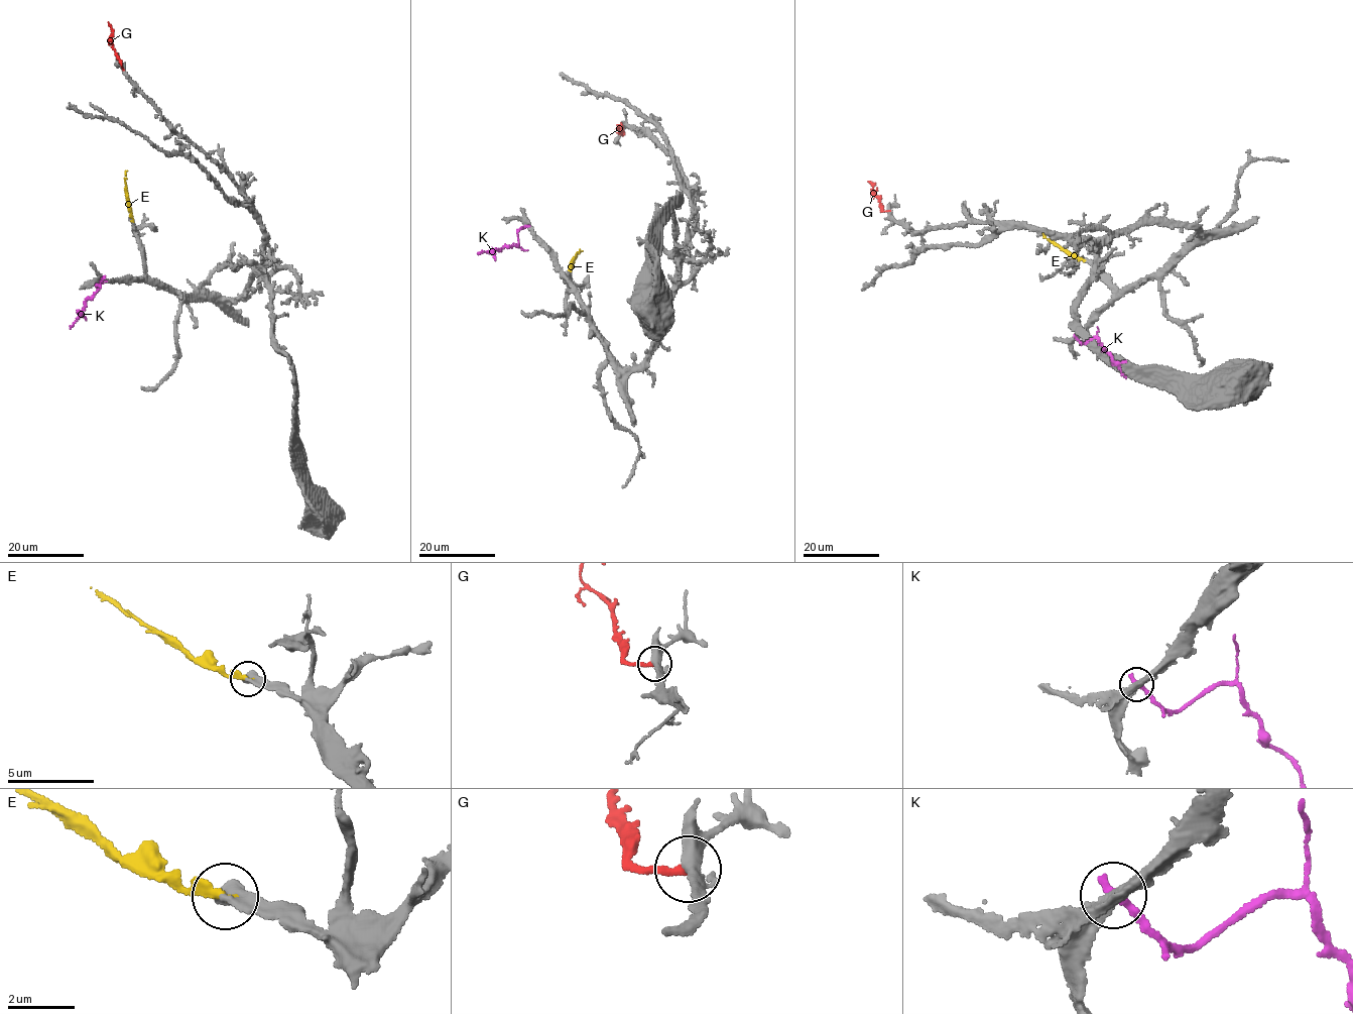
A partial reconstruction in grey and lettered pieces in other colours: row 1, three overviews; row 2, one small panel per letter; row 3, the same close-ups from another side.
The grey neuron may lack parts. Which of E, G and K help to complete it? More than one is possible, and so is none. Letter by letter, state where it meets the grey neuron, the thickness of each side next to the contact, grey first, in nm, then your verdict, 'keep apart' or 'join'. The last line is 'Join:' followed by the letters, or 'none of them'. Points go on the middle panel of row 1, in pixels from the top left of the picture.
E: contact (570, 270); calibres 260 and 260 nm; join
G: contact (620, 129); calibres 360 and 260 nm; keep apart
K: contact (527, 226); calibres 460 and 320 nm; keep apart
Join: E

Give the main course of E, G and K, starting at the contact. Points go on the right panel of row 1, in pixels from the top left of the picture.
E: (1084, 260), (1073, 257), (1042, 233)
G: (888, 211), (882, 210), (878, 197), (871, 192), (872, 184), (868, 181)
K: (1075, 337), (1084, 343), (1097, 337), (1126, 378)

